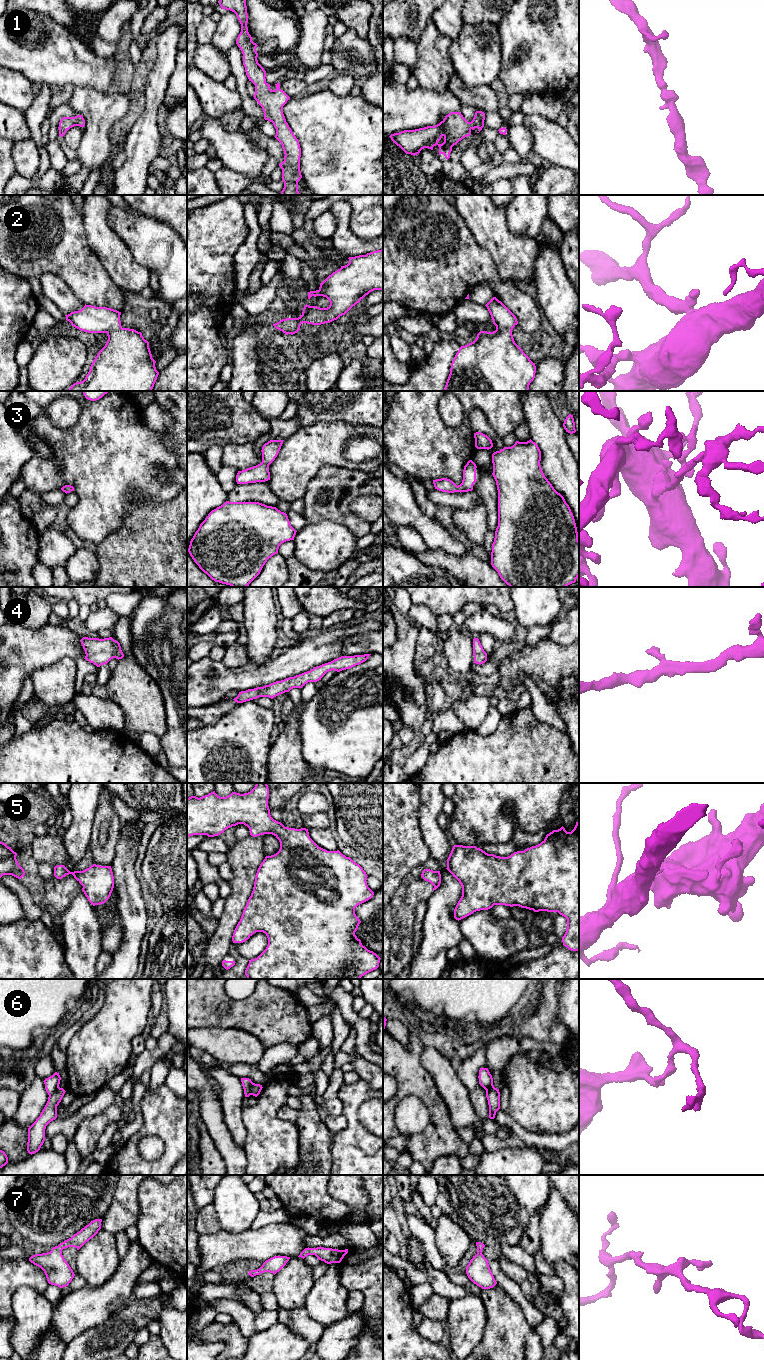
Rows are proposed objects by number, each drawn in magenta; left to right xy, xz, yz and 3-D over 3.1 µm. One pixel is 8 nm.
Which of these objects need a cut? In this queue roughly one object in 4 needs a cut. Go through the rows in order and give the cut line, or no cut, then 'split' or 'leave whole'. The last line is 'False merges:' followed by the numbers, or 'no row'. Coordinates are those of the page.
1: no cut | leave whole
2: no cut | leave whole
3: no cut | leave whole
4: no cut | leave whole
5: no cut | leave whole
6: xz (252, 1082), (249, 1094) | split
7: no cut | leave whole
False merges: 6

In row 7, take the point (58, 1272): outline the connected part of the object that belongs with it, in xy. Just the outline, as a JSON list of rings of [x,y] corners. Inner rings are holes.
[[[102,1219],[91,1221],[71,1238],[53,1247],[50,1252],[35,1254],[29,1258],[29,1261],[44,1271],[49,1284],[60,1288],[68,1286],[75,1274],[64,1259],[62,1250],[68,1247],[75,1247],[79,1250],[98,1233],[101,1229],[101,1222]]]

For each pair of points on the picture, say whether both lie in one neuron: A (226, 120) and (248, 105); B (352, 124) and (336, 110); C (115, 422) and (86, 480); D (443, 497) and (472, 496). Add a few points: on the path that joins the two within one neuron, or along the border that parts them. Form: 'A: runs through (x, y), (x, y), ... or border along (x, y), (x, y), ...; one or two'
A: border along (241, 109), (246, 115); two
B: runs through (348, 122), (340, 114); one
C: runs through (110, 436), (109, 457), (100, 466); one
D: runs through (450, 499), (465, 499); one

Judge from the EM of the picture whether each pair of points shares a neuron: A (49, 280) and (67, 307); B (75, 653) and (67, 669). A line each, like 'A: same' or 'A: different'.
A: same
B: different

